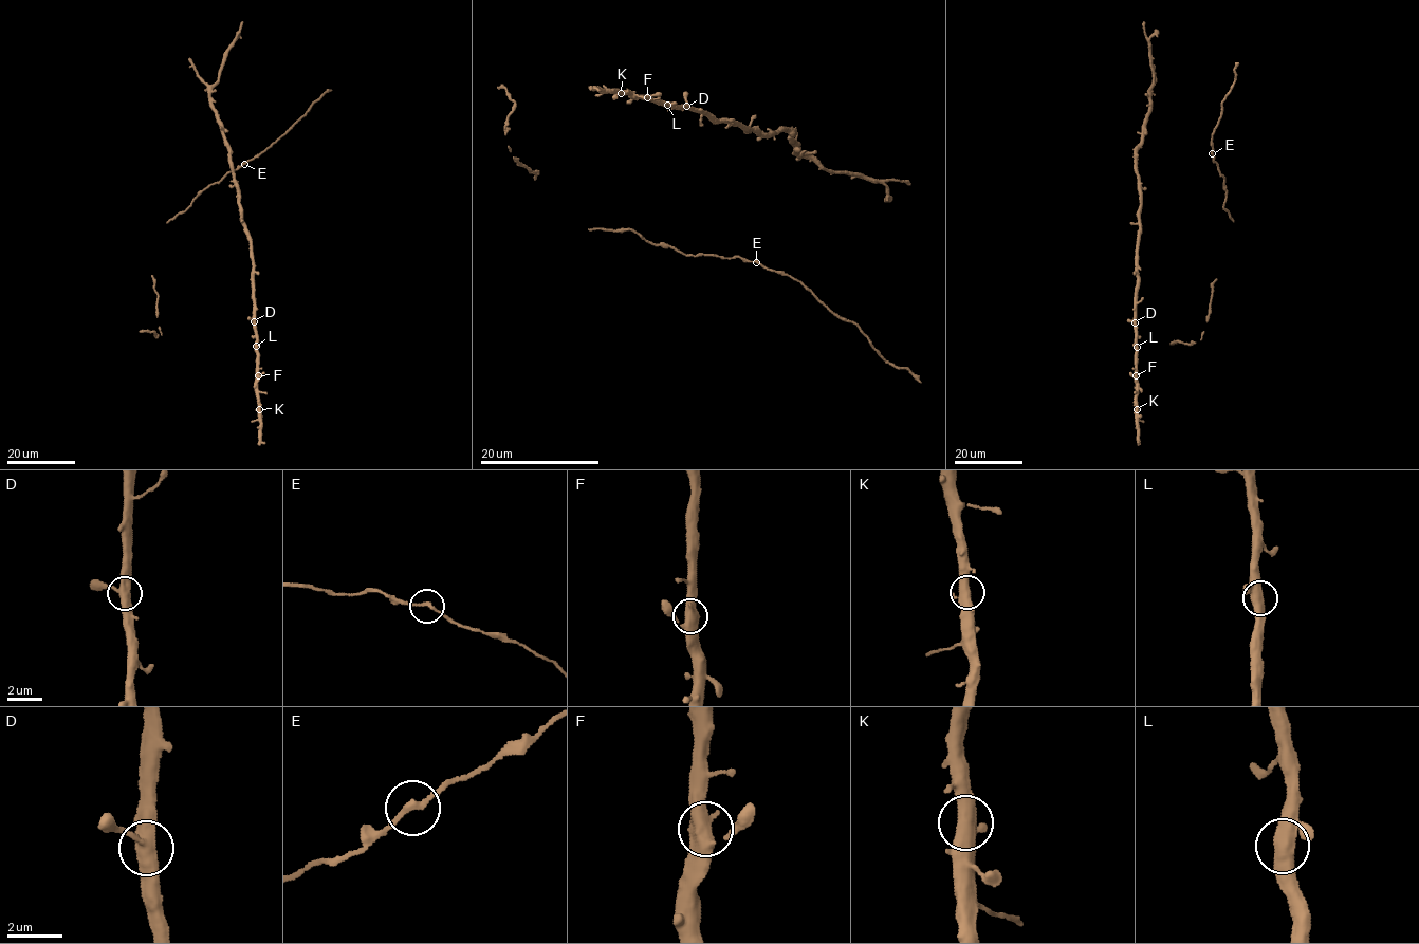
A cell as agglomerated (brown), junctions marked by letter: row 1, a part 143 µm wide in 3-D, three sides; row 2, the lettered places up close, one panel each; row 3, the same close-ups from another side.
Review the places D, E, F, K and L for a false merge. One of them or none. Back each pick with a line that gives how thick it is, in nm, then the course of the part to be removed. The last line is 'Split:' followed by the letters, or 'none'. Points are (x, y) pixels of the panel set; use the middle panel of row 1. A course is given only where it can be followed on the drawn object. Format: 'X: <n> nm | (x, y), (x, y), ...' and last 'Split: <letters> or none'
Split: none

